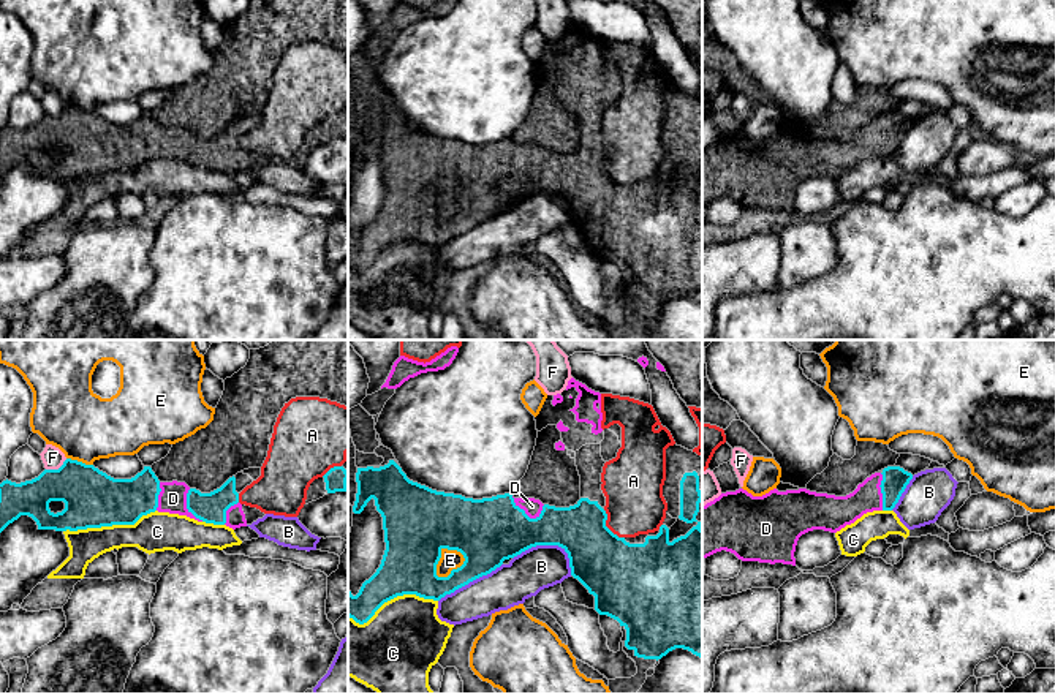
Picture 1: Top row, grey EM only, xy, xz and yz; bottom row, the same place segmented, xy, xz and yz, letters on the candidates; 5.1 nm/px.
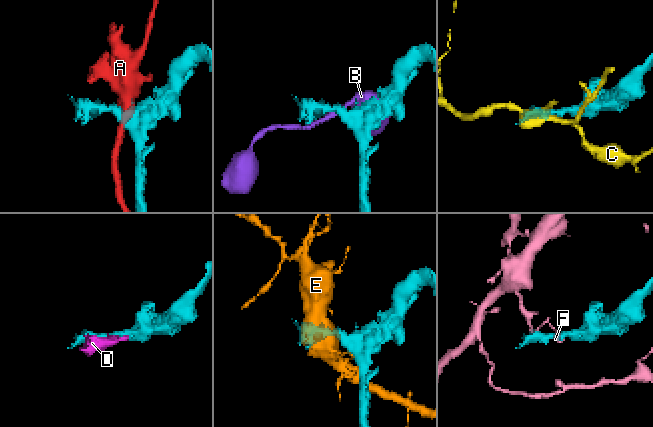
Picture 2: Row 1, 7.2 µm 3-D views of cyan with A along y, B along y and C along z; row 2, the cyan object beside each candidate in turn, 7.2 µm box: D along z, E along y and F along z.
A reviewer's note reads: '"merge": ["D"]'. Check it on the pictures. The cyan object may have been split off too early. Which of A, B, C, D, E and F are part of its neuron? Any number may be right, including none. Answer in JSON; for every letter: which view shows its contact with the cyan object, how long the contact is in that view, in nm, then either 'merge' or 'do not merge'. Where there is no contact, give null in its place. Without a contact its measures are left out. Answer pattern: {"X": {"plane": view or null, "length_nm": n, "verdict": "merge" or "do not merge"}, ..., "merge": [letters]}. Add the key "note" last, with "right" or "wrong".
{"A": {"plane": "xz", "length_nm": 190, "verdict": "do not merge"}, "B": {"plane": "xz", "length_nm": 320, "verdict": "do not merge"}, "C": {"plane": "xy", "length_nm": 480, "verdict": "do not merge"}, "D": {"plane": "xz", "length_nm": 180, "verdict": "merge"}, "E": {"plane": "xz", "length_nm": 180, "verdict": "do not merge"}, "F": {"plane": "xy", "length_nm": 130, "verdict": "do not merge"}, "merge": ["D"], "note": "right"}

